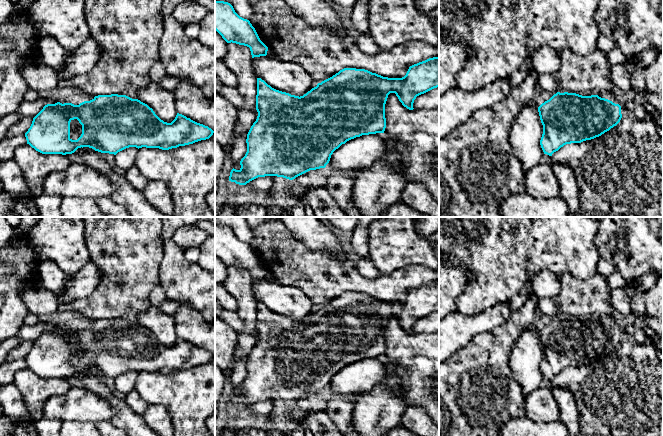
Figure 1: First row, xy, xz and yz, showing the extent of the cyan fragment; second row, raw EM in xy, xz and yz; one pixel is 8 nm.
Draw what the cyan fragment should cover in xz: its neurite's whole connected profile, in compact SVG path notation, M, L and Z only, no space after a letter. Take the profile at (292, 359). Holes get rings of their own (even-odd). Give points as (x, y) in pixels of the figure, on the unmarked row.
M439 281L410 290L402 302L344 292L300 321L276 314L257 302L258 340L247 358L247 376L240 385L241 392L231 394L229 405L246 409L265 400L293 404L310 394L325 392L333 376L347 365L362 359L384 357L385 328L390 317L395 317L404 331L413 334L417 320L437 311Z

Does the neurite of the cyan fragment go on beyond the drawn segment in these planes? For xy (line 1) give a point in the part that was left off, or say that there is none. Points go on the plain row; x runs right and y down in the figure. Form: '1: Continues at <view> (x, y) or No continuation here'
1: No continuation here

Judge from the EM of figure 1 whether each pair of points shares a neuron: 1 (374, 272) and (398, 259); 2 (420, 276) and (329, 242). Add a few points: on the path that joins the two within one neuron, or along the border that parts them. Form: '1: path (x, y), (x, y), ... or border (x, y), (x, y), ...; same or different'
1: border (369, 258), (381, 273); different
2: border (322, 251), (333, 253), (339, 258), (346, 258); different

